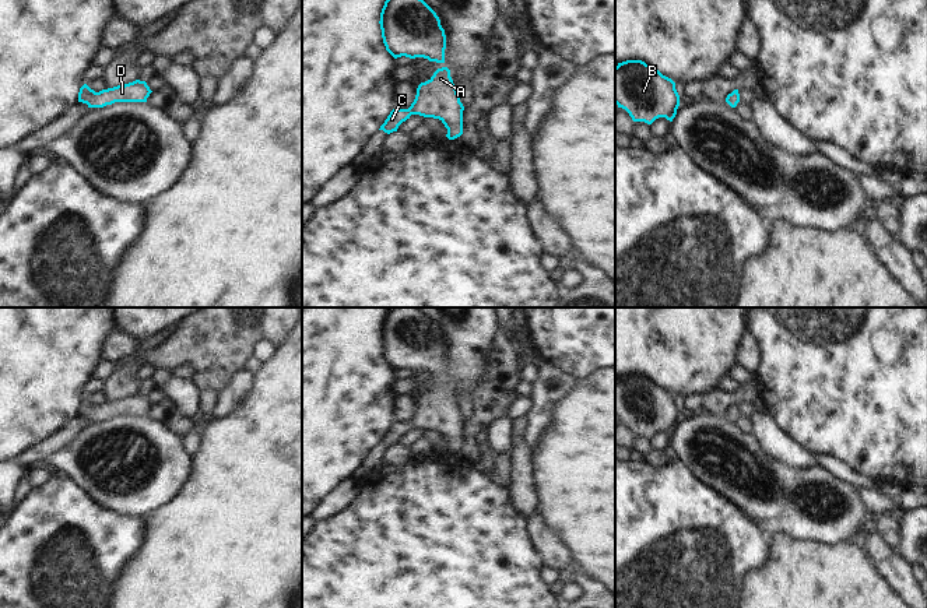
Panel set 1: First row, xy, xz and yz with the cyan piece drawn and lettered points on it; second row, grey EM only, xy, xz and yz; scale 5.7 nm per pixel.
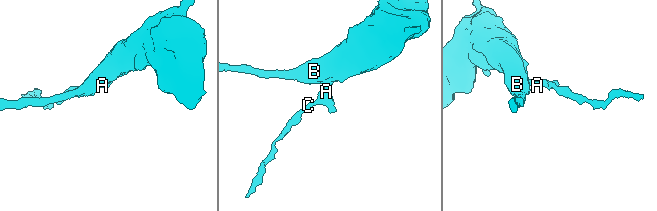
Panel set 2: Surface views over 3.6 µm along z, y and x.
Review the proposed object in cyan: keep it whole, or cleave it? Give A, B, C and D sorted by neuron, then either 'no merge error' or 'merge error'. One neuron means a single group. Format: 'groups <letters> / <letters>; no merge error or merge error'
groups A B C D; no merge error

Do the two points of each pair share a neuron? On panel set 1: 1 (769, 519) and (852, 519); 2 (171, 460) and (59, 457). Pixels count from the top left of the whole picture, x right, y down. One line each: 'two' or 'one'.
1: one
2: one

